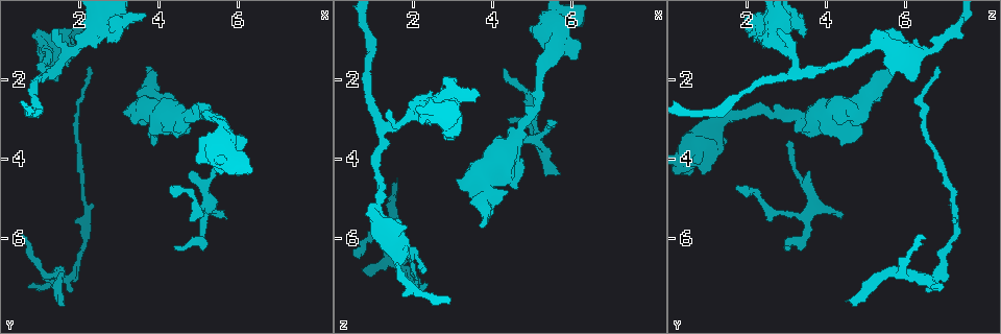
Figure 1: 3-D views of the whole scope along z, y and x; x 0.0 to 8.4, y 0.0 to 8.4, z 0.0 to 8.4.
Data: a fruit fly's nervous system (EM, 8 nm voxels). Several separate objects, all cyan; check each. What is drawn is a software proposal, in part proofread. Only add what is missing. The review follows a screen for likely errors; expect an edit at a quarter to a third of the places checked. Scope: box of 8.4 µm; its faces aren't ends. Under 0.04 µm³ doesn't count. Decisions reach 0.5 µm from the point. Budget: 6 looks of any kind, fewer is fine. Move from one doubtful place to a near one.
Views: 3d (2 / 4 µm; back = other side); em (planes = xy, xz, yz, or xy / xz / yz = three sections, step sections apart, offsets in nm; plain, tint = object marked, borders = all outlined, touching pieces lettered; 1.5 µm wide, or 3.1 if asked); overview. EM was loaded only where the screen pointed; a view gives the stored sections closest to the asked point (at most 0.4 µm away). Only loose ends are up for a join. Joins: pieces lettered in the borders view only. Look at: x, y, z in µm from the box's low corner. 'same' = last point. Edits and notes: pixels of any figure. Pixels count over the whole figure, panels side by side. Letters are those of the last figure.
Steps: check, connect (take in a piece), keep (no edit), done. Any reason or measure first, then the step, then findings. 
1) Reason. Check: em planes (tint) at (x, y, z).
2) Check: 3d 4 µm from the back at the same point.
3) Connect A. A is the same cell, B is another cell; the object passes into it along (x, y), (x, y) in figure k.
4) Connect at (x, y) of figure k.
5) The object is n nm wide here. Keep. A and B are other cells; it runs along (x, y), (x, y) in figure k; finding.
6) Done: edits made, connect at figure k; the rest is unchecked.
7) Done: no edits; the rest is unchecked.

End of a long branch. Check: em yz step 8 (borders) at (2.30, 1.75, 6.80).

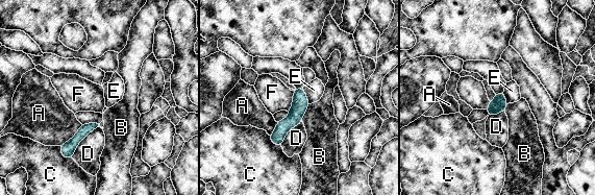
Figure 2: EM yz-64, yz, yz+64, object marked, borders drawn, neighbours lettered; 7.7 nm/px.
The object is 120 nm wide here. Keep. A, B, C, D, E and F are other cells; a border runs along (302, 88), (310, 103) in figure 2; none of them fits.

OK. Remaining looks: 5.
Free end. Check: 3d 2 µm at (3.70, 1.65, 5.65).

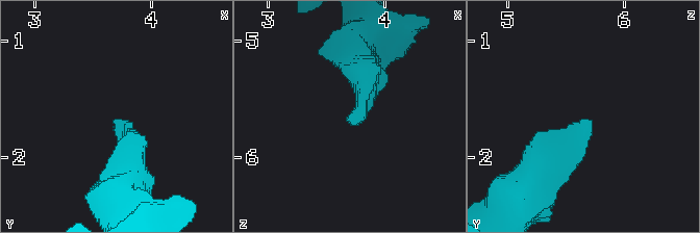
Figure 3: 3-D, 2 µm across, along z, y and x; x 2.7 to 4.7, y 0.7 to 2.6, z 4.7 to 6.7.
Check: em xy step 4 (borders) at (3.72, 1.64, 5.68).

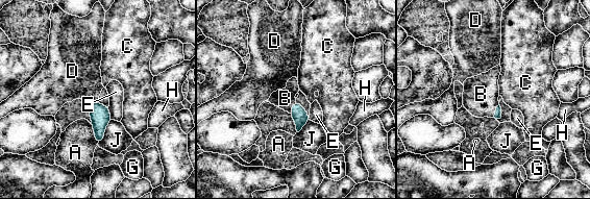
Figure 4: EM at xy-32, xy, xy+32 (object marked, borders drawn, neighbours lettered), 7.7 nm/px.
Cut it another way. Check: em planes (borders) at the same point.

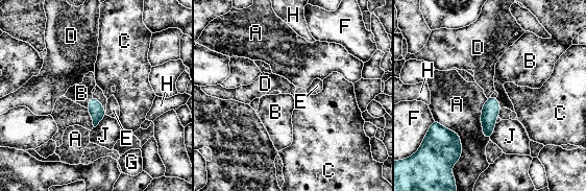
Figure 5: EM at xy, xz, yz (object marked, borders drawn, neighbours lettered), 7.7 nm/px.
Connect B. B is the same cell, A, C, D, E, F, G, H and J are other cells; the object passes into it along (96, 110), (89, 102), (81, 93) in figure 5; it goes on there.

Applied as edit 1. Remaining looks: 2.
See it whole again. Check: overview.

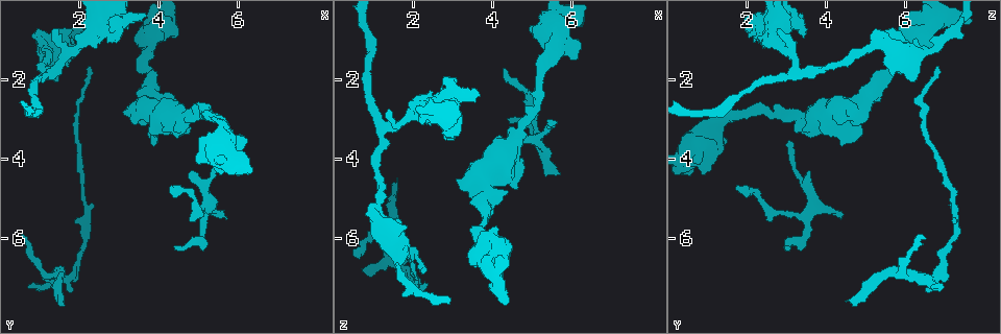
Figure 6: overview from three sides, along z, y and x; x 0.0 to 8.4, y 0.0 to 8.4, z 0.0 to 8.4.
Thin end. Check: em planes (borders) at (4.35, 4.70, 1.70).

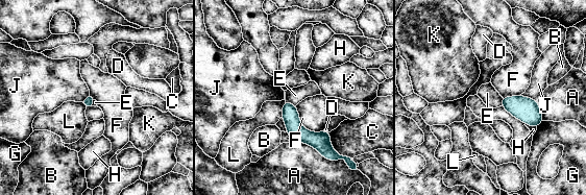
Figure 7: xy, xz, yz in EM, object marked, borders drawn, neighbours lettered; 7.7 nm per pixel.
The object is 80 nm wide here. Keep. A, B, C, D, E, F, G, H, J, K and L are other cells; a border runs along (285, 99), (295, 105) in figure 7; no lettered piece goes on from it.

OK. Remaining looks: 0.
Done: edits made, connect at figure 5; the rest is unchecked.

